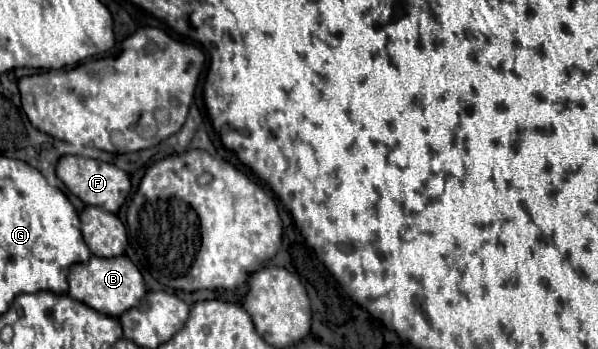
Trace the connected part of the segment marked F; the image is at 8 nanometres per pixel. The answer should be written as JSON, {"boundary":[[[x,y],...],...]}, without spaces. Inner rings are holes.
{"boundary":[[[63,155],[59,161],[57,161],[57,177],[65,183],[65,187],[77,195],[83,203],[87,205],[97,205],[97,207],[103,207],[105,211],[111,211],[111,213],[117,213],[121,203],[125,201],[129,189],[131,189],[131,183],[129,183],[129,177],[125,171],[121,171],[119,167],[111,165],[111,163],[105,163],[105,161],[95,161],[91,157],[77,157],[77,155]]]}

